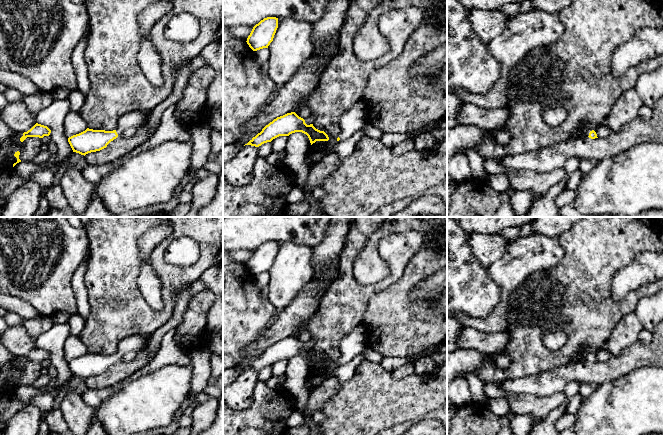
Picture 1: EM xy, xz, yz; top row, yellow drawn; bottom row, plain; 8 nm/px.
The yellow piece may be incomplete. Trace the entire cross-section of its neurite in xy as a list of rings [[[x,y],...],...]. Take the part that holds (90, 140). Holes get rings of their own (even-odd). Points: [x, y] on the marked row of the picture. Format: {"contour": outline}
{"contour": [[[132,111],[123,115],[115,130],[93,130],[87,128],[85,131],[68,138],[73,152],[86,155],[91,152],[100,151],[107,145],[122,136],[123,132],[132,127],[140,127],[148,119],[151,111]]]}

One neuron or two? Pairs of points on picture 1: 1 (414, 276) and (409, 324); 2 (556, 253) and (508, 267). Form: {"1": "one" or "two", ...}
{"1": "one", "2": "one"}

